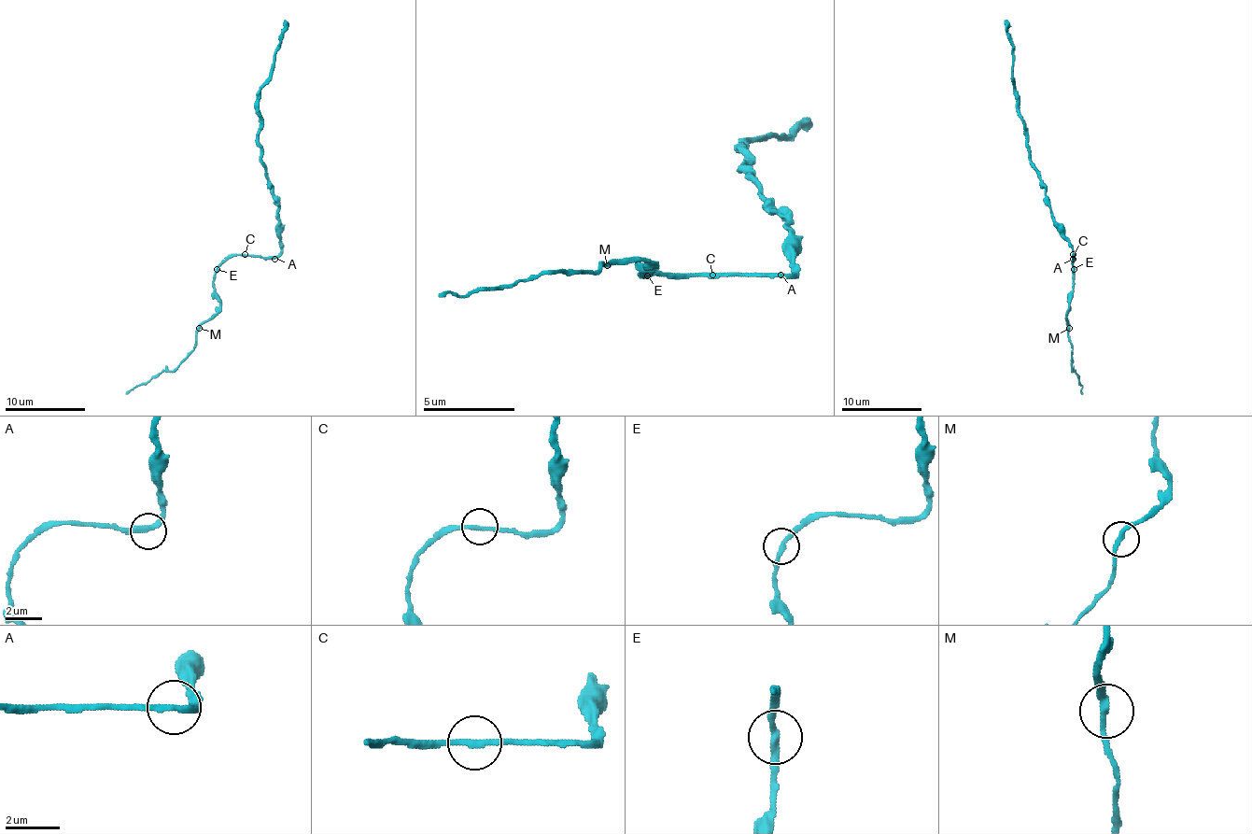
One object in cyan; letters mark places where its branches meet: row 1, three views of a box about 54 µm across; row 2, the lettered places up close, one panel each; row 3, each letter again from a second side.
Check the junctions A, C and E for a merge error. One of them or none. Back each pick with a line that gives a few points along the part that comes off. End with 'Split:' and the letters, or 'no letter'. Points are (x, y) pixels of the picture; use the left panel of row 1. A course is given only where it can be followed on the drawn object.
Split: no letter

